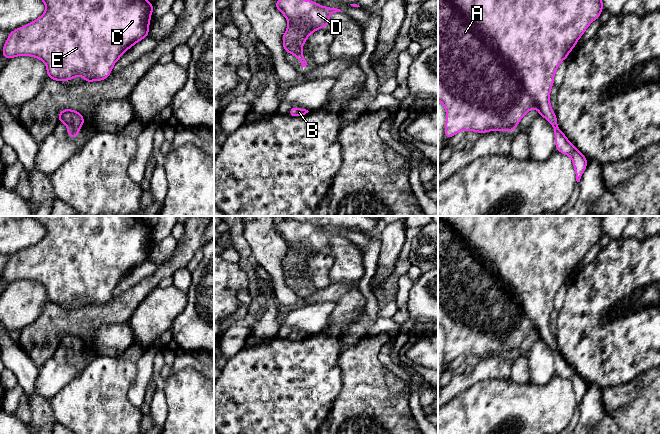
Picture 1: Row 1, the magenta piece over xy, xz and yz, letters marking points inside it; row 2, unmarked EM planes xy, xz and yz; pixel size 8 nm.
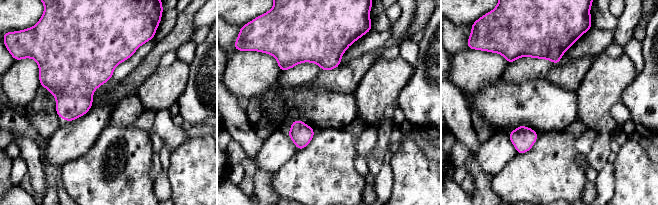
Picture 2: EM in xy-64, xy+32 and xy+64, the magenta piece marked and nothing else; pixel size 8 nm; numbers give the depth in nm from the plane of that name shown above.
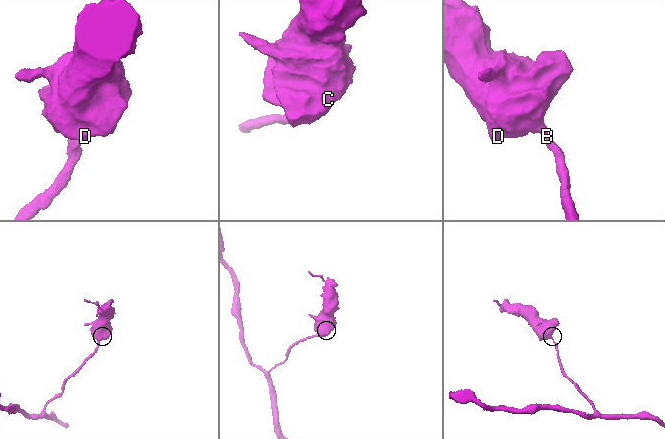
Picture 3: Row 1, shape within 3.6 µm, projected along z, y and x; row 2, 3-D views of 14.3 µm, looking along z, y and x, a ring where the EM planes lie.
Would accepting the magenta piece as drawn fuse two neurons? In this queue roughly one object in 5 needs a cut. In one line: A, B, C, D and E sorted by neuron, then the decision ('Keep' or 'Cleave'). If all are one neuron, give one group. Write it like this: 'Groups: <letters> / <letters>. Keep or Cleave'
Groups: A B C D E. Keep

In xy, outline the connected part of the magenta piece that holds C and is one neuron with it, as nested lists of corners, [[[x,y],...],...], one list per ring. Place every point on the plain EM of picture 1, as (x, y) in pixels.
[[[34,216],[45,228],[45,236],[36,244],[20,252],[11,255],[3,270],[2,279],[7,283],[17,280],[32,280],[43,285],[46,289],[47,300],[49,303],[58,306],[73,304],[77,299],[82,300],[85,307],[92,305],[103,305],[111,299],[114,288],[120,281],[136,267],[149,260],[149,248],[154,229],[146,224],[141,216]]]

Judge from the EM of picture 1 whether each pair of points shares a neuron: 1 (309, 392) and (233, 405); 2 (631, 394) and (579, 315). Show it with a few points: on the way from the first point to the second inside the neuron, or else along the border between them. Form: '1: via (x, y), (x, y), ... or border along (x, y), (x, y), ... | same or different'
1: via (290, 392), (279, 392), (265, 404), (252, 405) | same
2: border along (644, 372), (625, 383), (601, 388) | different

